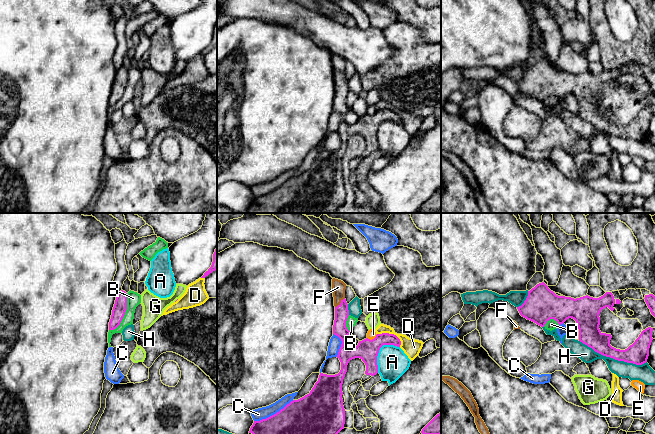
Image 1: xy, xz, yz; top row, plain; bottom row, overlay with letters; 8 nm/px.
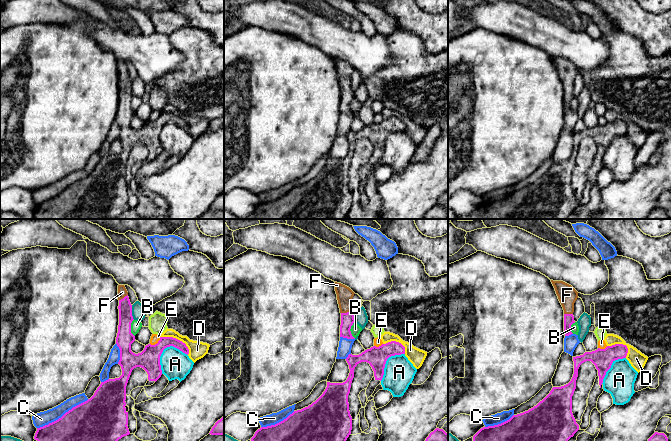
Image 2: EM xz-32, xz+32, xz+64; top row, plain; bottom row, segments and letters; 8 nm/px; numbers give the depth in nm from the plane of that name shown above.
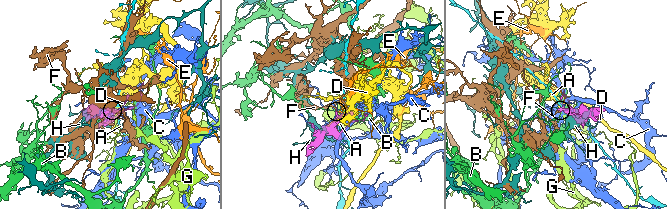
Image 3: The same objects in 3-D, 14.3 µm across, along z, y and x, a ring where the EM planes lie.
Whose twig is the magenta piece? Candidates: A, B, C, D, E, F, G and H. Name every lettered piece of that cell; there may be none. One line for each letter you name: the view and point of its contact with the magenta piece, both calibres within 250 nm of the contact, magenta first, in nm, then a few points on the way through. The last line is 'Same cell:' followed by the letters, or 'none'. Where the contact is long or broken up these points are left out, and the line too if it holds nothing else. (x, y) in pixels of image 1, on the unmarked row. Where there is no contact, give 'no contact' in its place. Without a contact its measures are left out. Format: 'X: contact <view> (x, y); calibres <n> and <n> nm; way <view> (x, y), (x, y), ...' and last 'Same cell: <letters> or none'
F: contact xz (341, 78); calibres 110 and 110 nm; way xz (341, 87), (341, 78), (338, 63)
Same cell: F

